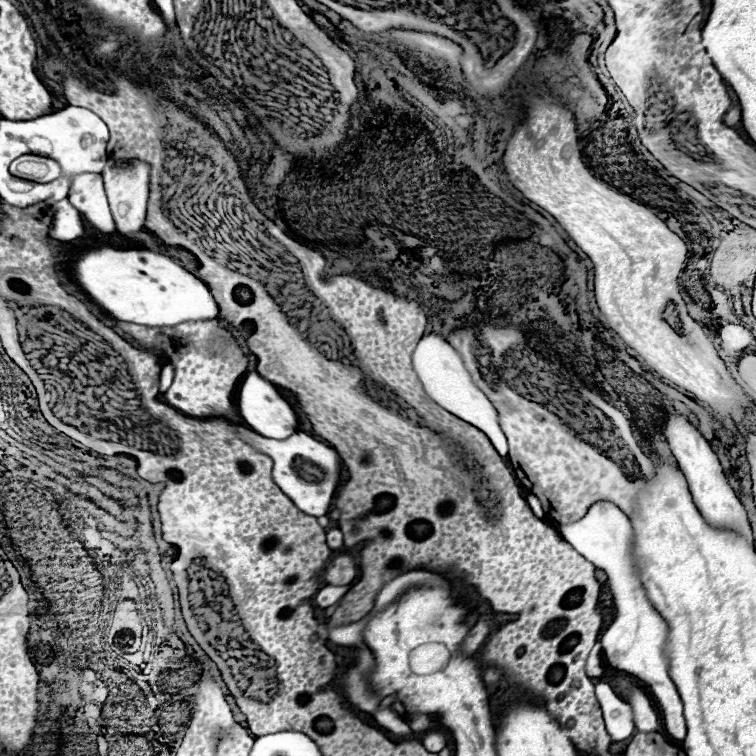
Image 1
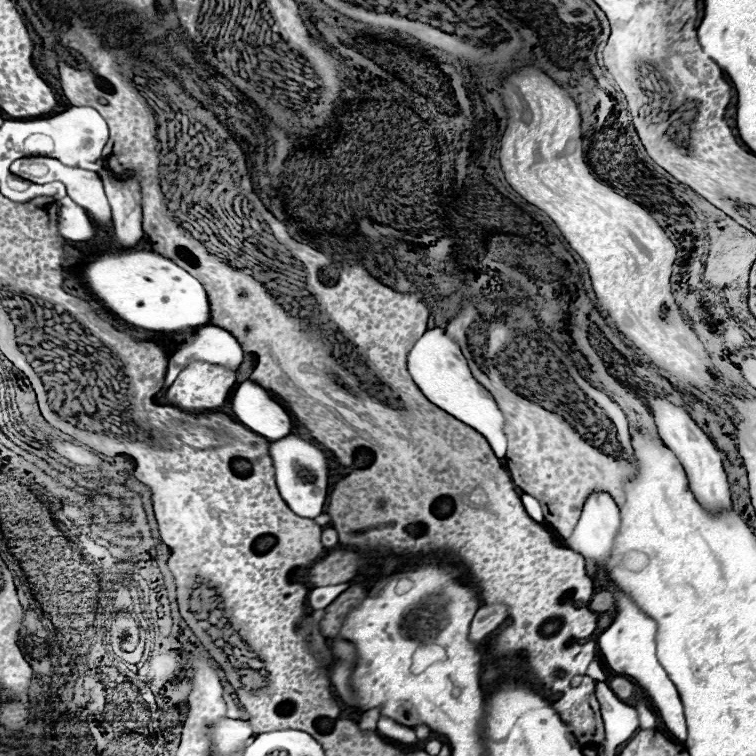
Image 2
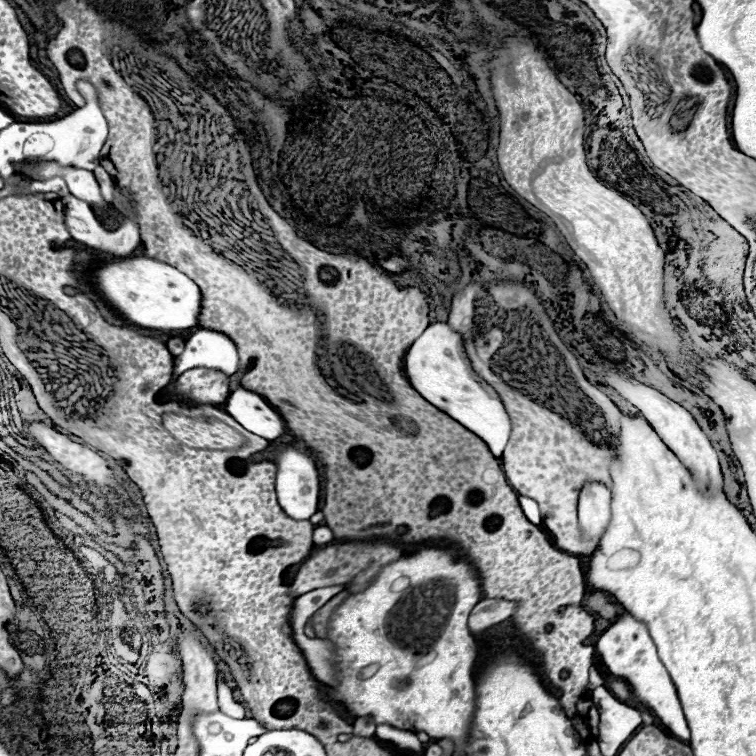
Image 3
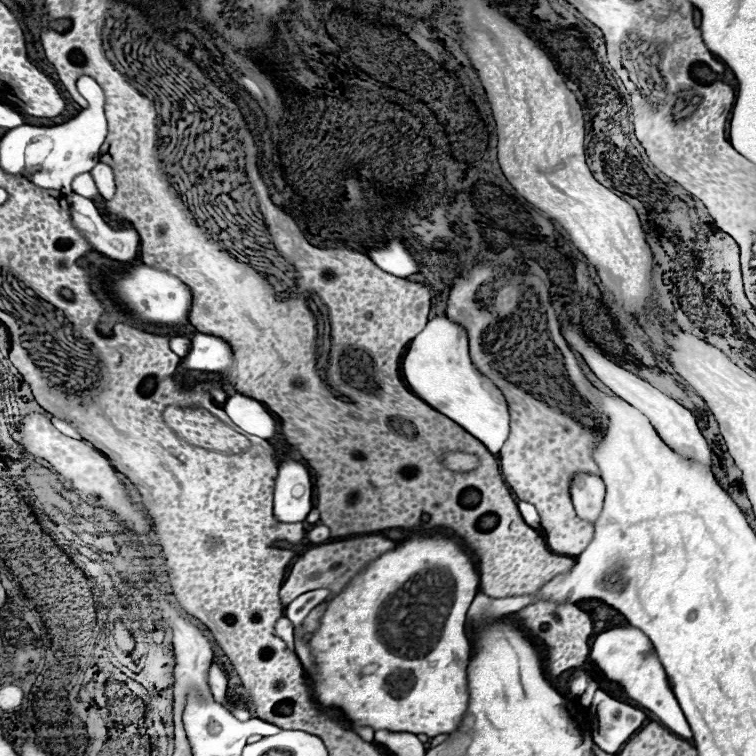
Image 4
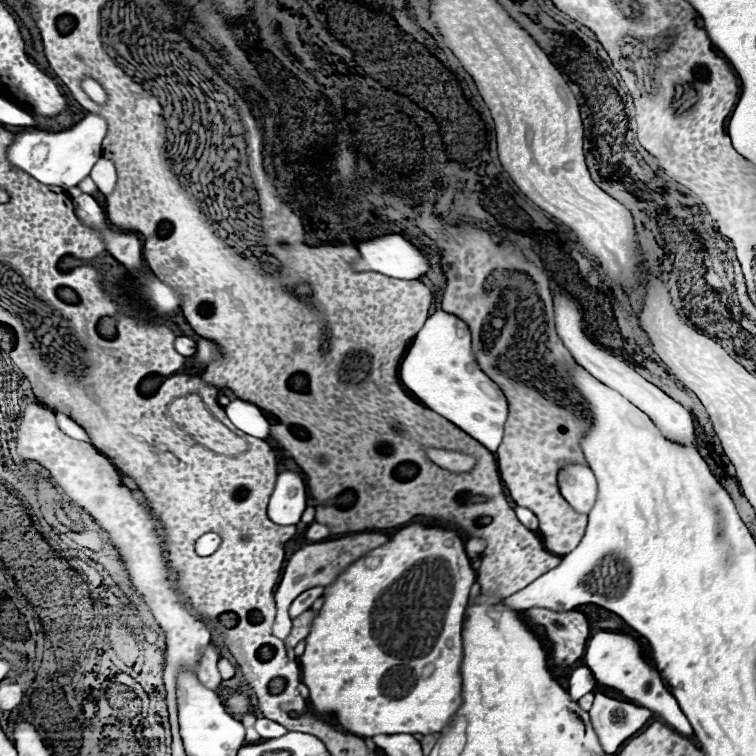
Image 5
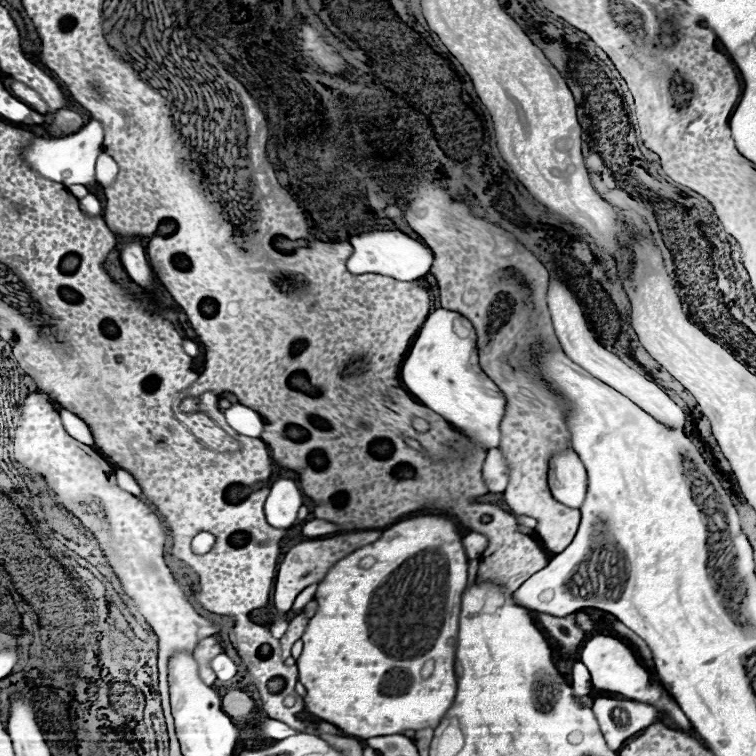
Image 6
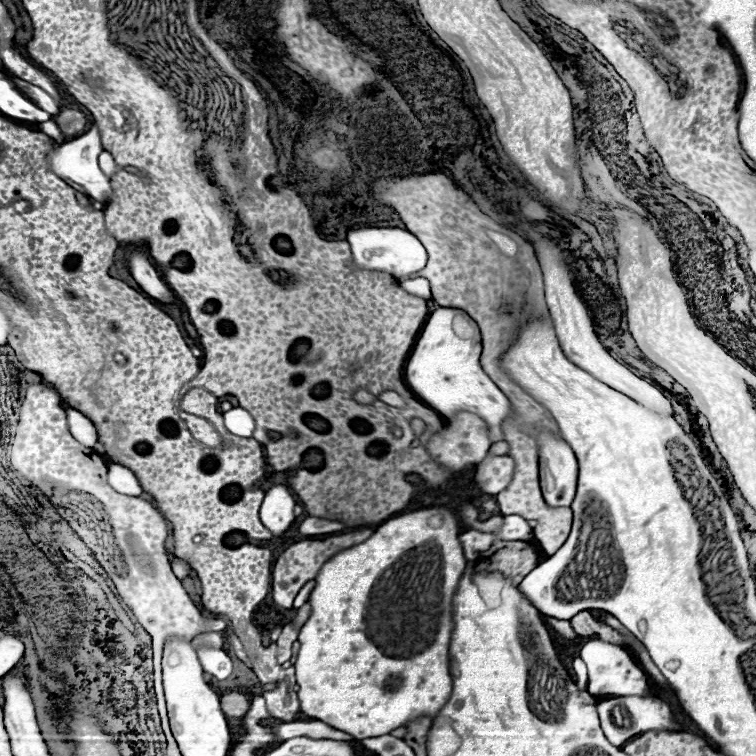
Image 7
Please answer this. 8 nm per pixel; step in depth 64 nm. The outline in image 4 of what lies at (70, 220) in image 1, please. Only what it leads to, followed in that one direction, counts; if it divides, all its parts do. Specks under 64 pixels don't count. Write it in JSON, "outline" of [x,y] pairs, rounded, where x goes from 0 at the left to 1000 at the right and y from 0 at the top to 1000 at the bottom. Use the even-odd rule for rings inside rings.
{"outline":[[[90,257],[87,265],[93,267],[98,299],[122,320],[122,325],[130,333],[140,336],[143,341],[167,347],[167,349],[180,347],[185,315],[183,315],[183,307],[177,302],[148,304],[138,294],[127,270],[122,265],[114,265],[111,259]]]}

